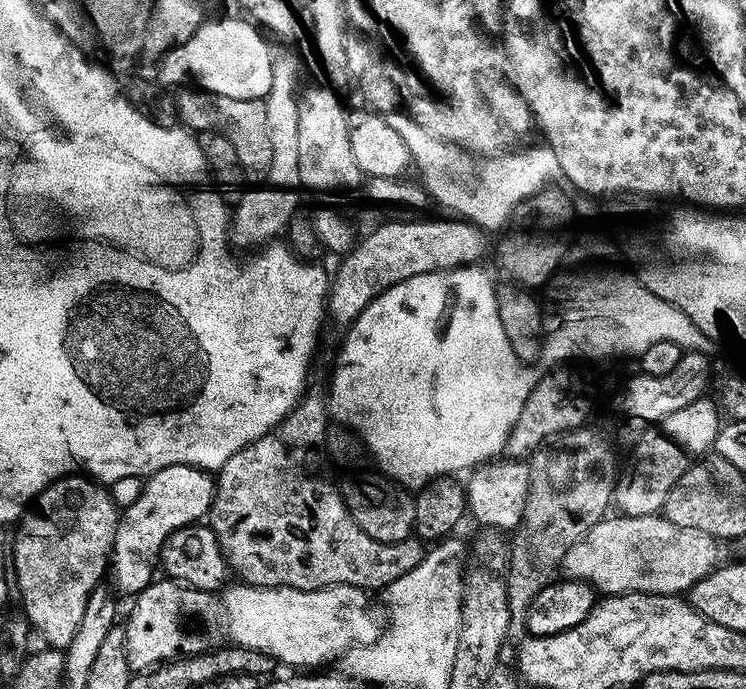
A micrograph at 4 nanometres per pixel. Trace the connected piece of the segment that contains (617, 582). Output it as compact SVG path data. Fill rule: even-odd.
M612 514L593 526L570 550L566 550L562 572L569 581L596 589L597 593L625 596L627 592L649 592L659 596L687 593L721 563L721 541L698 530L674 526L663 515L626 516Z

